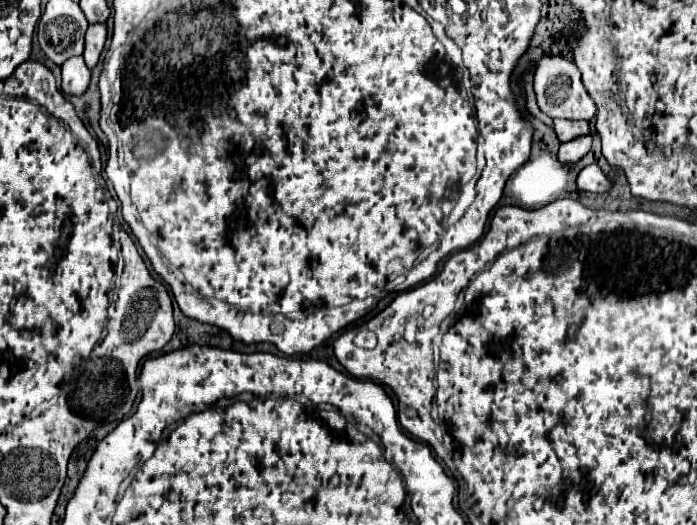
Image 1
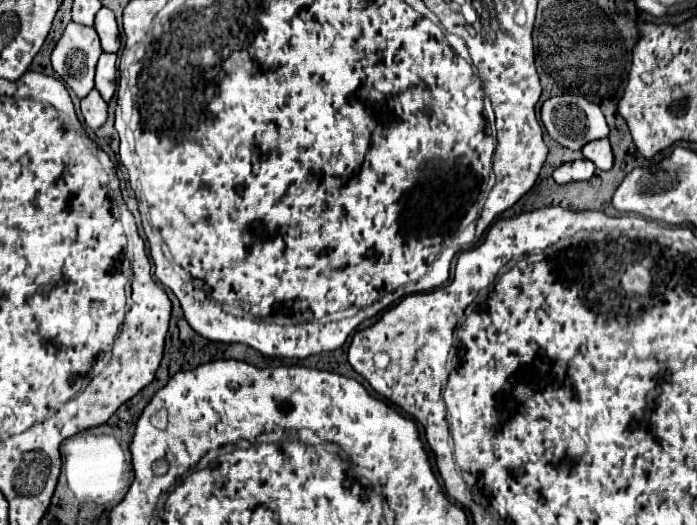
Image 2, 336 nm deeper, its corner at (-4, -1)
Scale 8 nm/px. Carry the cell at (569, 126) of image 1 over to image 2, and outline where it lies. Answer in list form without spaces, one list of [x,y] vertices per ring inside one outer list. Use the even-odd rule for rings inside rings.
[[[596,139],[596,141],[586,143],[586,147],[582,147],[582,155],[590,159],[598,169],[604,169],[604,171],[610,169],[614,163],[608,139]]]

